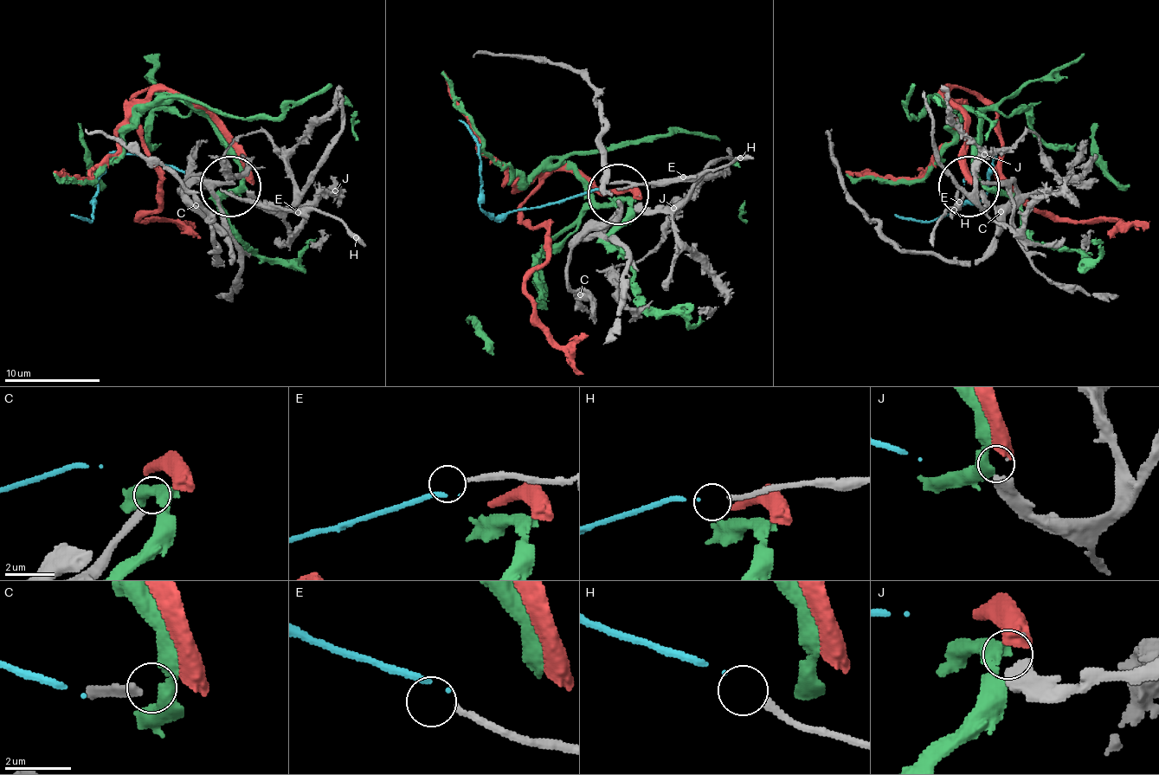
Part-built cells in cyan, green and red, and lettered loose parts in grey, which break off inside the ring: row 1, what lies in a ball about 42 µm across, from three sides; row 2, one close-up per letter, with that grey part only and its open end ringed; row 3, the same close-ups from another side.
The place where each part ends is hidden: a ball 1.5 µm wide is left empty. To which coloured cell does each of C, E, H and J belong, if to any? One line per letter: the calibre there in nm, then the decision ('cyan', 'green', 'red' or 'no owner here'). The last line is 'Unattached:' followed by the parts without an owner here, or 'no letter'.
C: 240 nm thick; no owner here
E: 170 nm thick; no owner here
H: 200 nm thick; cyan
J: 500 nm thick; red
Unattached: C, E

